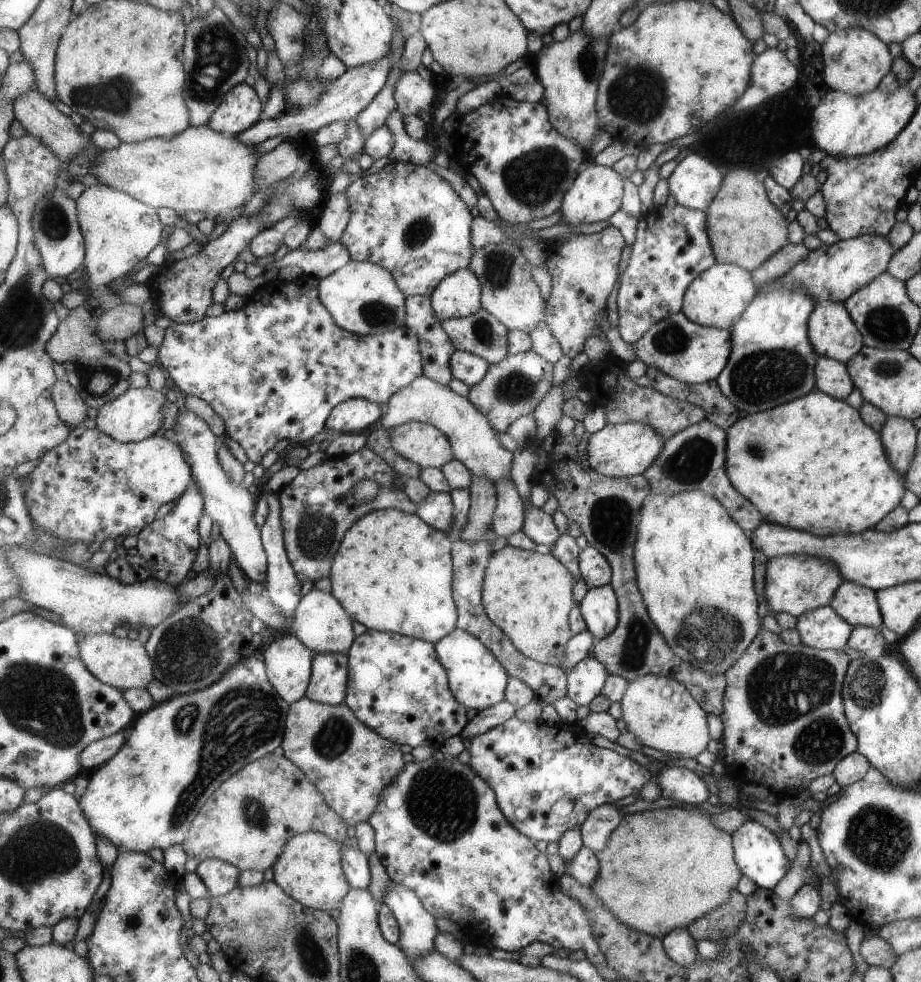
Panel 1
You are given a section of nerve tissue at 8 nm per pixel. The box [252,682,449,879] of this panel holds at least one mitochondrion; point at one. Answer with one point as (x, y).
(334, 737)

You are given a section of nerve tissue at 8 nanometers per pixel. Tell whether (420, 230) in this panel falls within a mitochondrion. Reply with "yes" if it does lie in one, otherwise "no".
yes

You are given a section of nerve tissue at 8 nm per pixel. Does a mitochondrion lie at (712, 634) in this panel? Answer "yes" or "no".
yes

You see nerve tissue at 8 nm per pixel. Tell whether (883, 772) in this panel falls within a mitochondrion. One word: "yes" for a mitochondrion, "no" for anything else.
no

